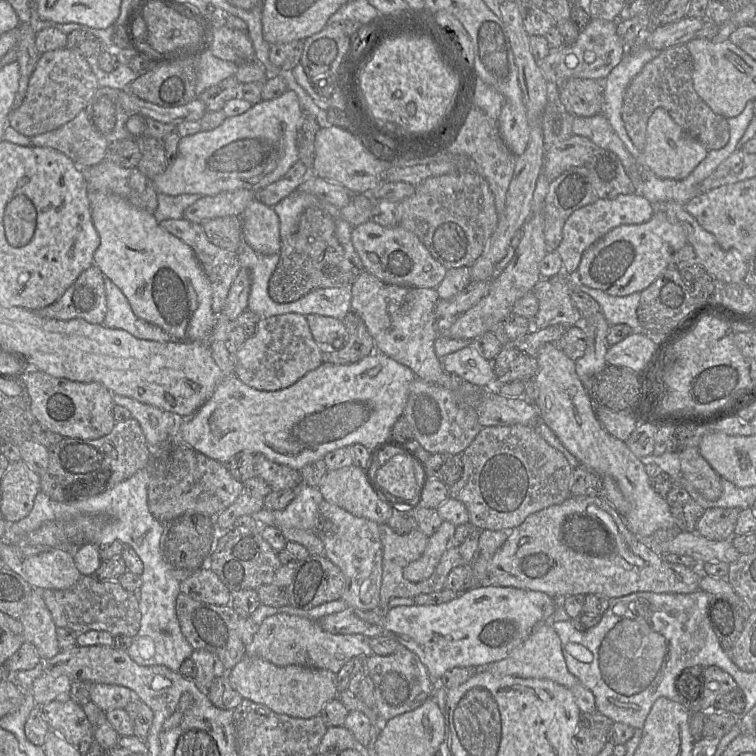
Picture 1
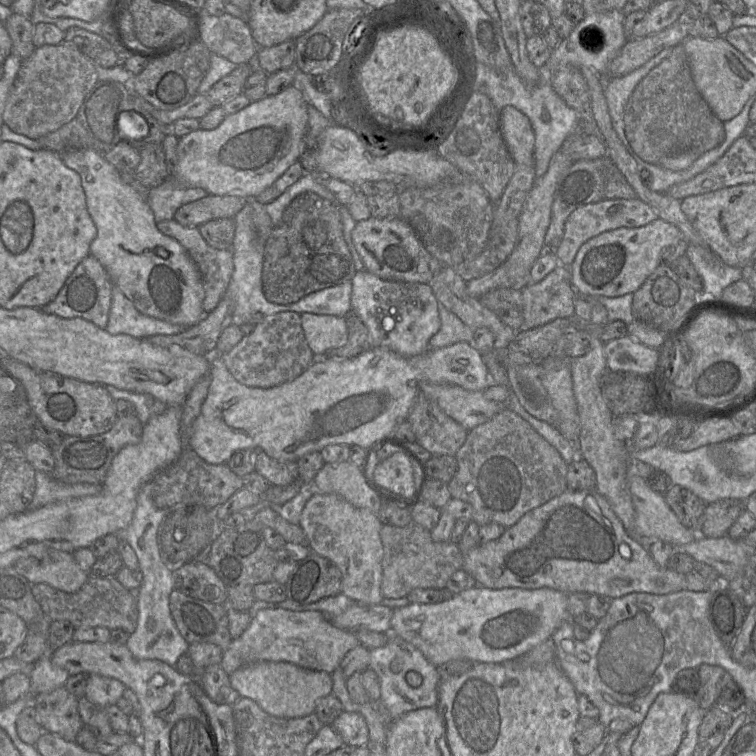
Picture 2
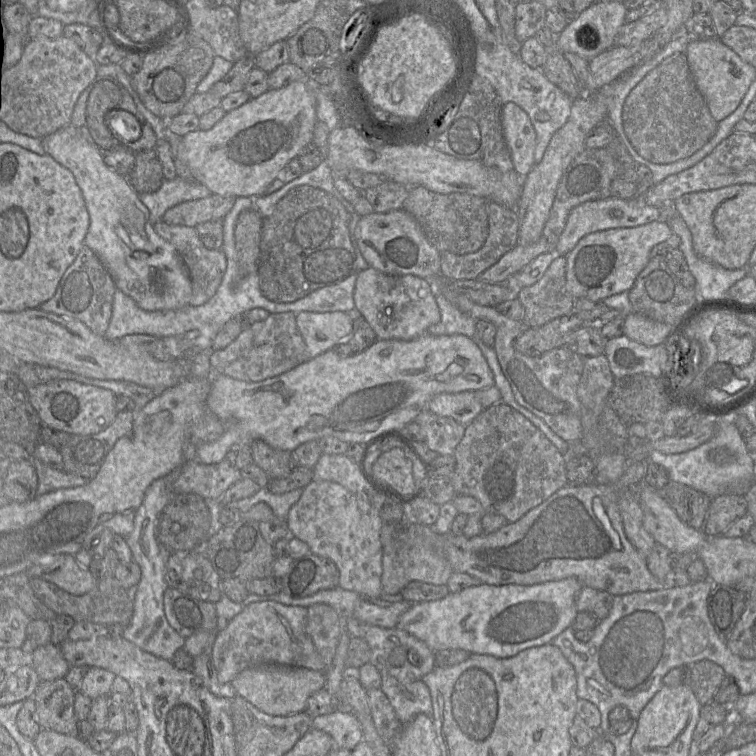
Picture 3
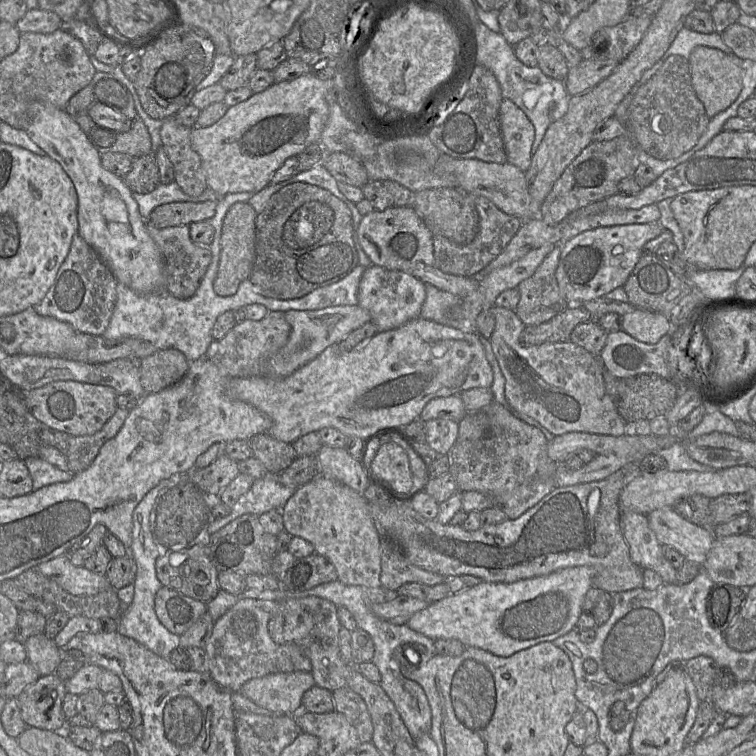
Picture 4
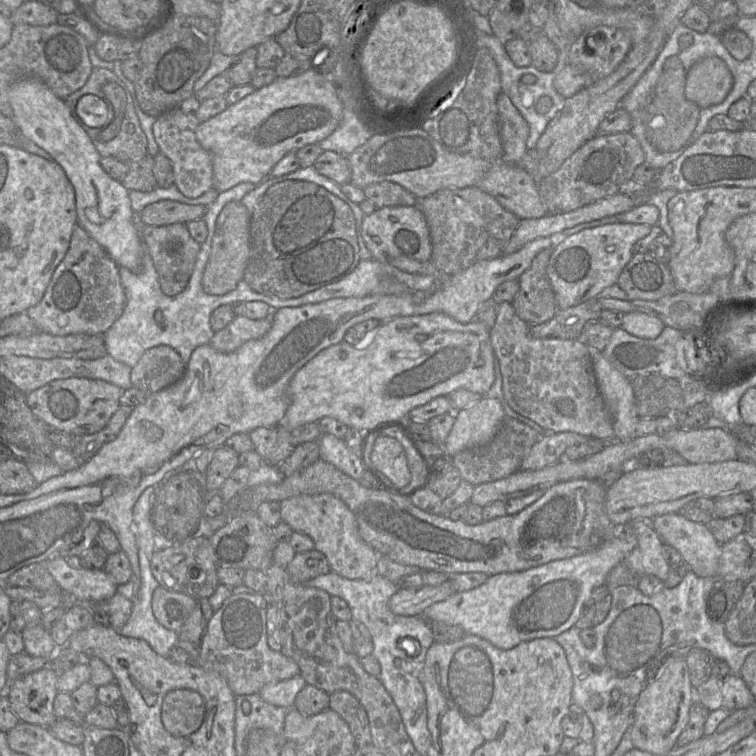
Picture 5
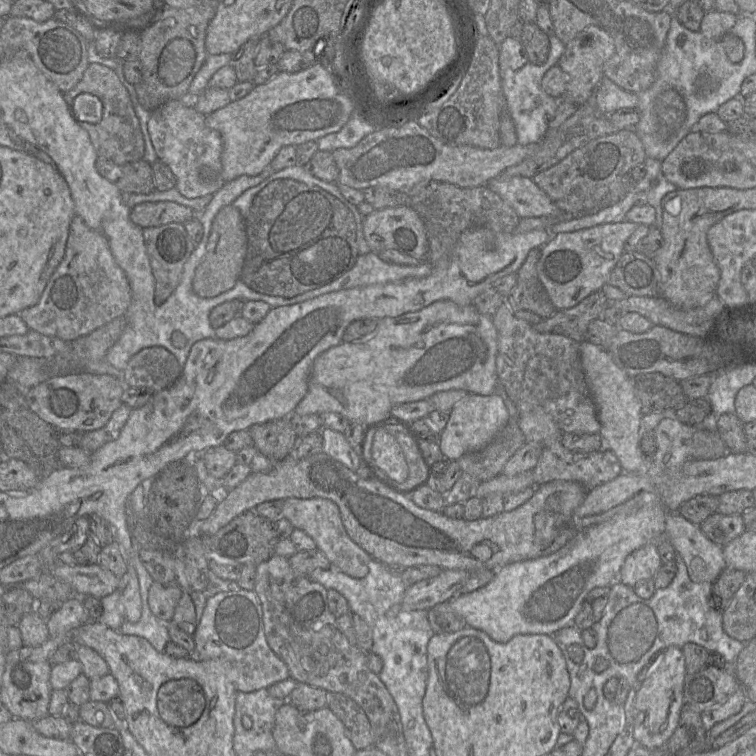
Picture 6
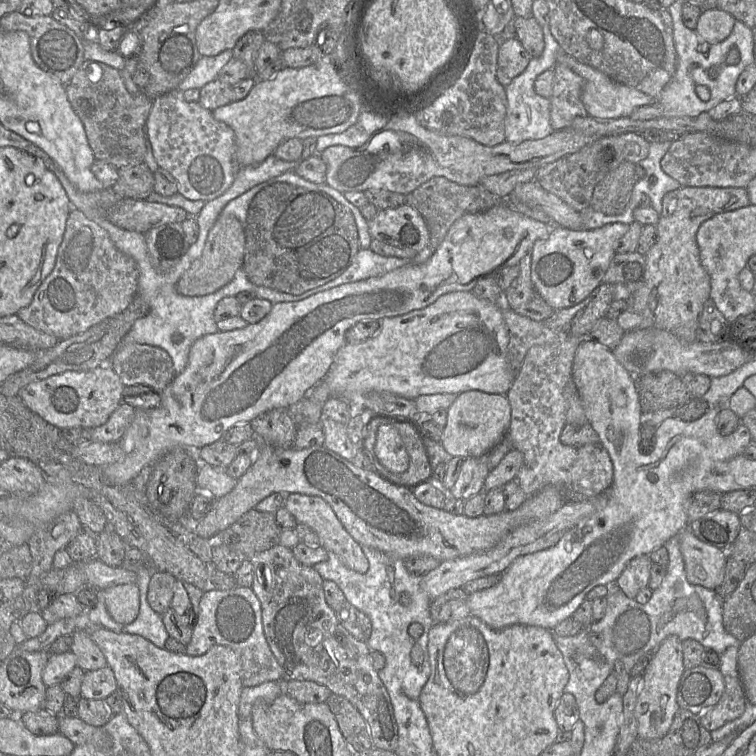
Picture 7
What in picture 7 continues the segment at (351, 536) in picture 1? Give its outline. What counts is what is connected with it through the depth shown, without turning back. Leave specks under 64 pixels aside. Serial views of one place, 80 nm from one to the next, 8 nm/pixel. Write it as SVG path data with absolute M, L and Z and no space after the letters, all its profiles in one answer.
M291 493L285 496L284 507L293 515L297 523L305 524L313 529L319 536L320 546L327 552L336 554L346 567L360 574L367 572L369 563L362 546L346 531L332 507L324 499L318 496Z

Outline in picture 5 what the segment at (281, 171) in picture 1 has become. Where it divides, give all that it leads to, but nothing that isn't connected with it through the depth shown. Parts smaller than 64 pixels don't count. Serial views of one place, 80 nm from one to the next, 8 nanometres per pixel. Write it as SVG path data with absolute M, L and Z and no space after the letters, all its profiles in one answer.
M312 68L297 76L277 76L272 83L228 105L223 112L200 123L196 129L198 142L212 158L213 188L220 193L242 182L260 184L286 154L296 152L308 144L318 144L332 134L341 122L343 108L334 83Z

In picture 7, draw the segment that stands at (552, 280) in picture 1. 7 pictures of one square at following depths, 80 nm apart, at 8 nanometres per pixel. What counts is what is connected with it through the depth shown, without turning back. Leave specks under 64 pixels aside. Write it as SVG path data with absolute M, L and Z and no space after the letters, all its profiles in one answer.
M529 251L519 262L520 272L509 289L504 293L504 303L517 314L534 321L548 319L554 309L546 303L531 280L532 255Z

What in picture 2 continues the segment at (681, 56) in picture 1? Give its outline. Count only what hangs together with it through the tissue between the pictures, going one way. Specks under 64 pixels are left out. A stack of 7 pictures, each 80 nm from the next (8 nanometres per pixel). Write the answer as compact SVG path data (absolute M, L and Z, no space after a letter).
M683 44L673 47L670 55L638 83L624 110L625 133L632 148L646 162L658 165L663 158L663 151L655 147L650 139L650 125L656 120L661 120L664 123L664 129L673 135L672 154L683 151L704 154L719 146L725 139L724 122L712 112L694 84Z

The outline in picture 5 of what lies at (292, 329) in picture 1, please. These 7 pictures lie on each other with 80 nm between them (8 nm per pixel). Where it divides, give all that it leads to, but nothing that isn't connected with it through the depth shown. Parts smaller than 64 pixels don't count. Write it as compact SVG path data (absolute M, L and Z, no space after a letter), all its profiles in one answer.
M271 315L260 320L236 316L225 328L215 332L210 345L219 352L234 352L245 342L266 335L272 326Z

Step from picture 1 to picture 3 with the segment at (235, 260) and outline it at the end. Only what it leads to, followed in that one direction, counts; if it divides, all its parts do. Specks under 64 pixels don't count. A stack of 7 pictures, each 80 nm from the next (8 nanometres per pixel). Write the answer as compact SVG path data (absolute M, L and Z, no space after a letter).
M164 221L153 225L154 231L164 240L171 243L181 256L192 283L190 305L200 306L210 300L217 292L227 268L227 259L224 252L209 249L203 245L195 227L169 225Z

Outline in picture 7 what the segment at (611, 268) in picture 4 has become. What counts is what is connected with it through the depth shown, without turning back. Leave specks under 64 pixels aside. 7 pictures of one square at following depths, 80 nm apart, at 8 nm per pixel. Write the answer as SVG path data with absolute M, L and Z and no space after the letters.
M612 223L591 230L571 230L559 225L550 228L549 237L537 240L531 248L531 280L546 303L559 310L580 303L602 283L616 255L617 242L630 225Z

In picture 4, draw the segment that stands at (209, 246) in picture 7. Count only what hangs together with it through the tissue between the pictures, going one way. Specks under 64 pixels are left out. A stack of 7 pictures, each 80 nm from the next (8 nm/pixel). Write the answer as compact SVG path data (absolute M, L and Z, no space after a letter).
M248 202L234 203L225 214L220 238L219 266L213 283L214 292L219 296L234 295L240 283L251 273L255 261L256 216L257 213Z

